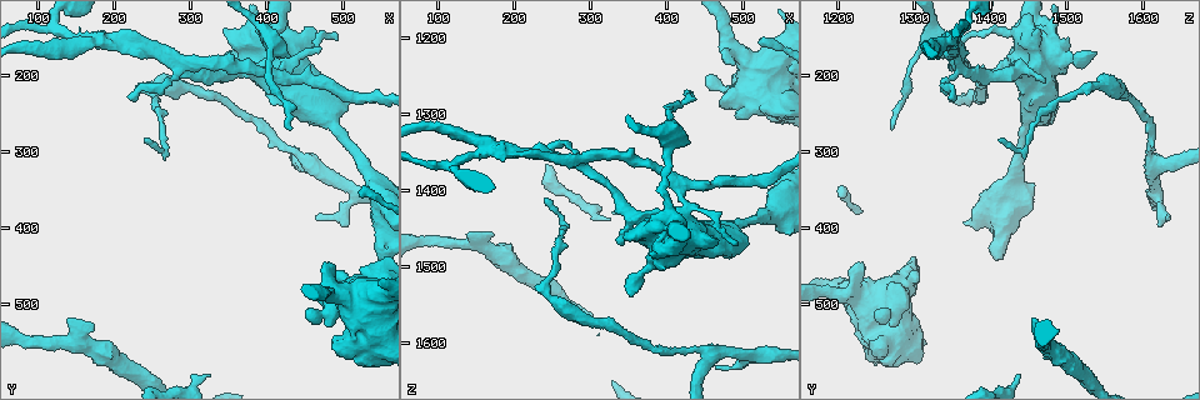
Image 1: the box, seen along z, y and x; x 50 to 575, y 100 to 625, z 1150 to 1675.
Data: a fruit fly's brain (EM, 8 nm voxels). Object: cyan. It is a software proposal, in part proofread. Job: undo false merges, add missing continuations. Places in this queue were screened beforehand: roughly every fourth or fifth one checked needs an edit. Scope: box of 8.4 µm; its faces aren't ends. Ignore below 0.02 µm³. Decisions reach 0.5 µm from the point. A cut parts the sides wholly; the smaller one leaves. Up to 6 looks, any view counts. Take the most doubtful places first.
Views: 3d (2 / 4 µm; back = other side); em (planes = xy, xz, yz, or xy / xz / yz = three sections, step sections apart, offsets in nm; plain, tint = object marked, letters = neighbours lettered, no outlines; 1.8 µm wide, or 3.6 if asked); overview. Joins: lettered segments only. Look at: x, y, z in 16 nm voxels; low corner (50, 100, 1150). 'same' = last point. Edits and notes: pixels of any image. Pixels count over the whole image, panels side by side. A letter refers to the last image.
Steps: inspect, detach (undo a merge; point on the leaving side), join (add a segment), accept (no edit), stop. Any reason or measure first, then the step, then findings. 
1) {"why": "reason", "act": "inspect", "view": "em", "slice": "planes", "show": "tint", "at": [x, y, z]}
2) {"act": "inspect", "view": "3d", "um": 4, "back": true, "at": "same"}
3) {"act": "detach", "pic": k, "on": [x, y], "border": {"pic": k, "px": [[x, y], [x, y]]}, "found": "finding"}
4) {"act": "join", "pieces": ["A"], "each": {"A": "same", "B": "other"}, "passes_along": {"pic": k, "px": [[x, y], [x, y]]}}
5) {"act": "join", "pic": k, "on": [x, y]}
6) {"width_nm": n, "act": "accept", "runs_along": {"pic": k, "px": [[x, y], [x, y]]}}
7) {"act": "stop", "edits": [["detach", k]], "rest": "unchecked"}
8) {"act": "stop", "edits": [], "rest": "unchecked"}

{"act": "inspect", "view": "em", "slice": "planes", "show": "plain", "at": [135, 515, 1460]}

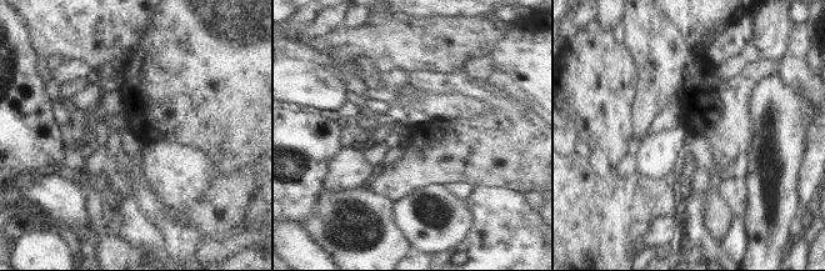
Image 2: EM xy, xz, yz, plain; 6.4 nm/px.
{"why": "what lies round it", "act": "inspect", "view": "em", "slice": "planes", "show": "letters", "at": "same"}

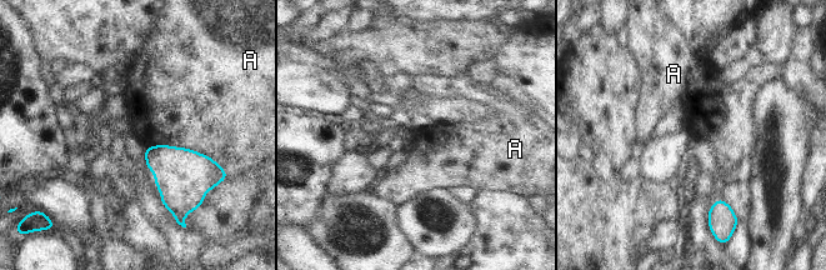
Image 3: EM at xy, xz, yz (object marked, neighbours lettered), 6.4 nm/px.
{"act": "accept", "each": {"A": "other"}, "border": {"pic": 3, "px": [[186, 146], [209, 155], [219, 164]]}, "found": "none of them fits"}

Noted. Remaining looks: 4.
{"why": "closes a loop", "act": "inspect", "view": "3d", "um": 4, "at": [285, 195, 1365]}

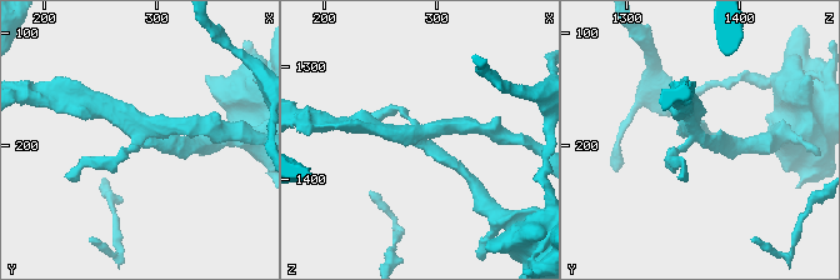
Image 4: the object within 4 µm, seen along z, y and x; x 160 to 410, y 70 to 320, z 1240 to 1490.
{"act": "inspect", "view": "em", "slice": "planes", "show": "letters", "at": [284, 192, 1364]}

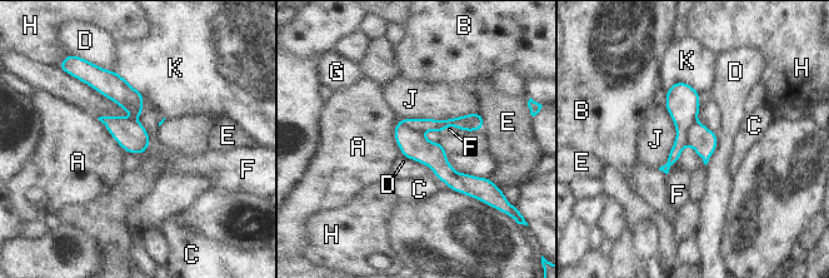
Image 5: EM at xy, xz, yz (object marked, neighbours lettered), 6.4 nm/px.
{"act": "detach", "pic": 5, "on": [683, 105], "each": {"A": "other", "B": "other", "C": "other", "D": "other", "E": "other", "F": "other", "G": "other", "H": "other", "J": "other", "K": "other"}, "border": {"pic": 5, "px": [[695, 119], [687, 128], [685, 143]]}, "found": "two neurons meet here"}

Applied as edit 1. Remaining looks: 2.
{"why": "see it whole again", "act": "inspect", "view": "overview"}

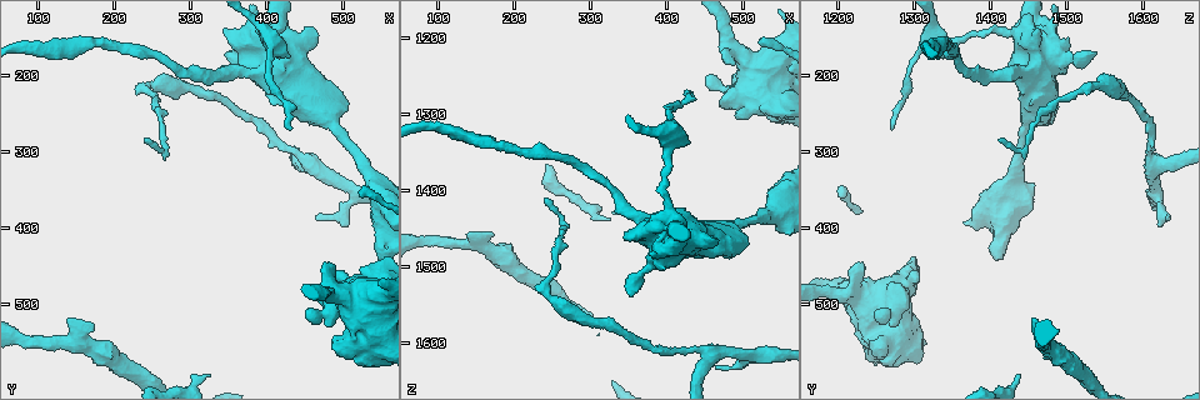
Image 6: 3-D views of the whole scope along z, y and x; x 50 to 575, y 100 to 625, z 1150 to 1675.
{"why": "tapers out", "act": "inspect", "view": "em", "slice": "planes", "show": "letters", "at": [465, 385, 1635]}

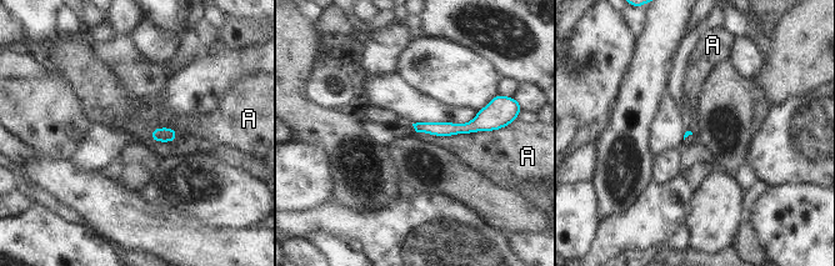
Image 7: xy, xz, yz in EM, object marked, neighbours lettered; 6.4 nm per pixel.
{"act": "accept", "each": {"A": "other"}, "runs_along": {"pic": 7, "px": [[418, 126], [434, 129], [490, 128]]}, "found": "no lettered segment goes on from it"}

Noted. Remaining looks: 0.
{"act": "stop", "edits": [["detach", 5]], "rest": "unchecked"}

